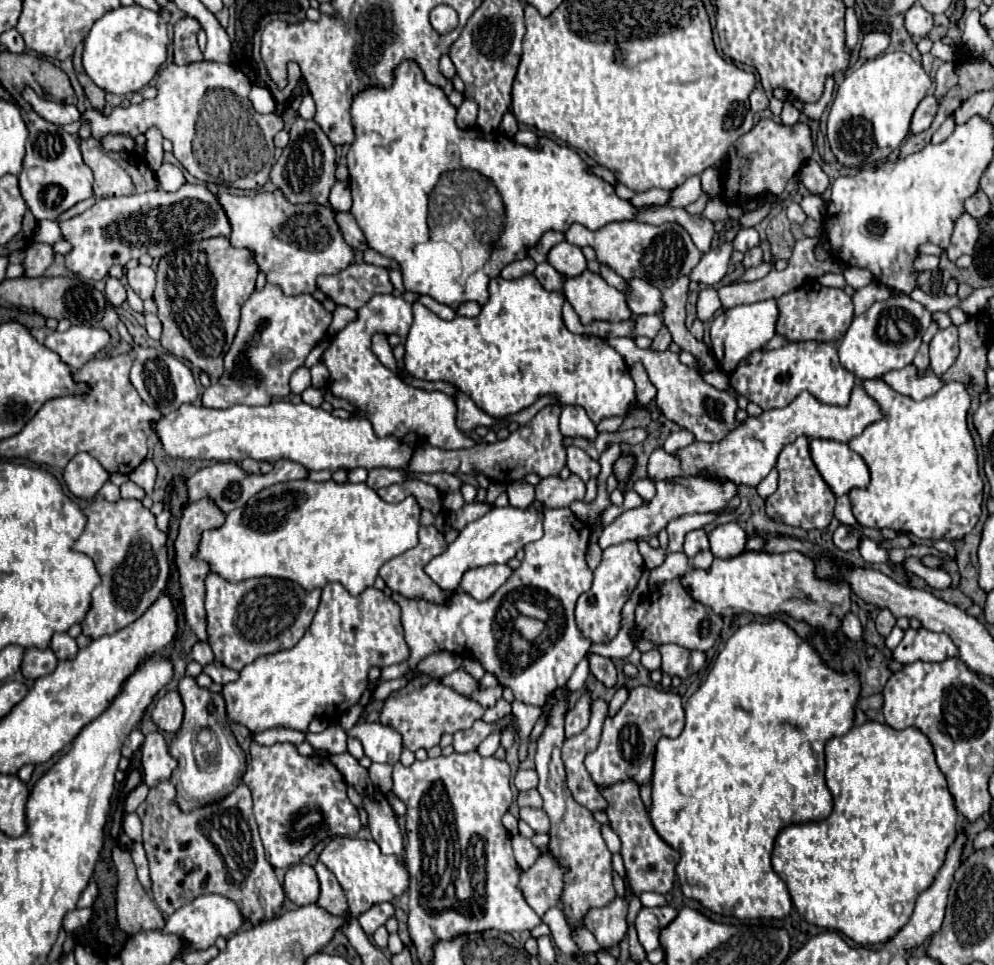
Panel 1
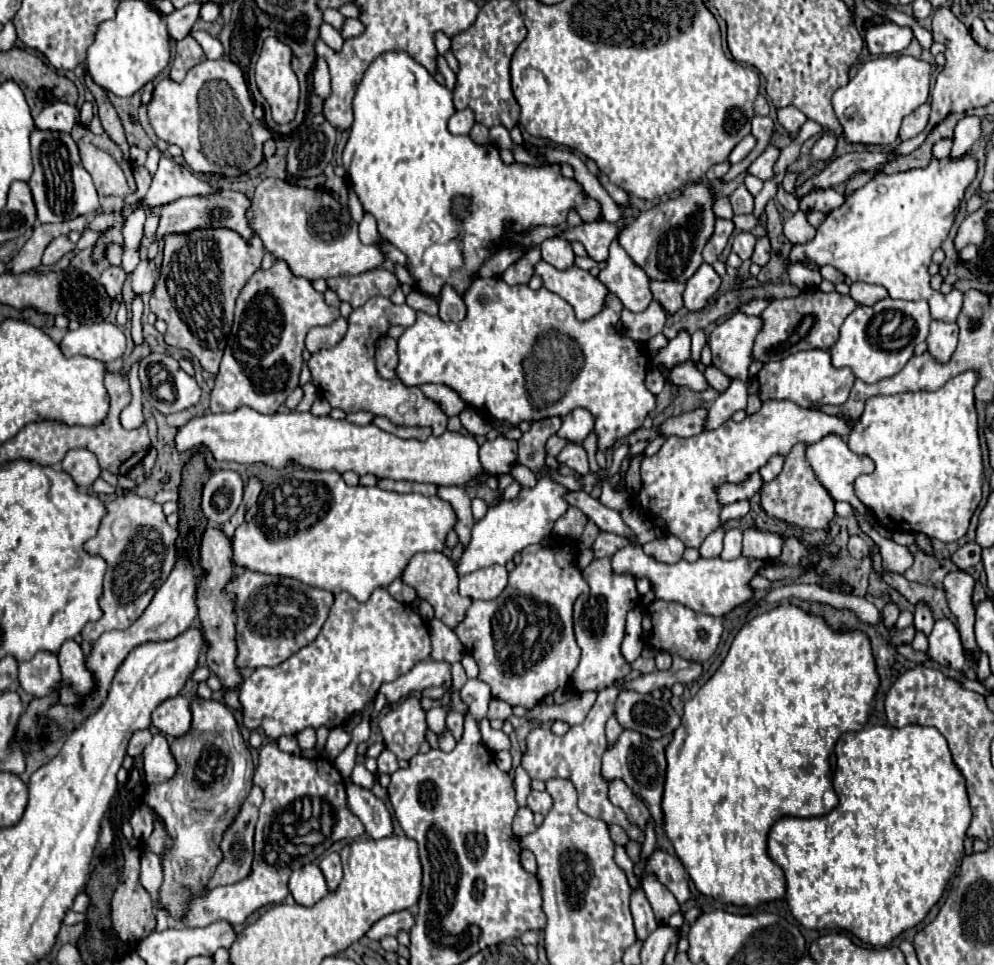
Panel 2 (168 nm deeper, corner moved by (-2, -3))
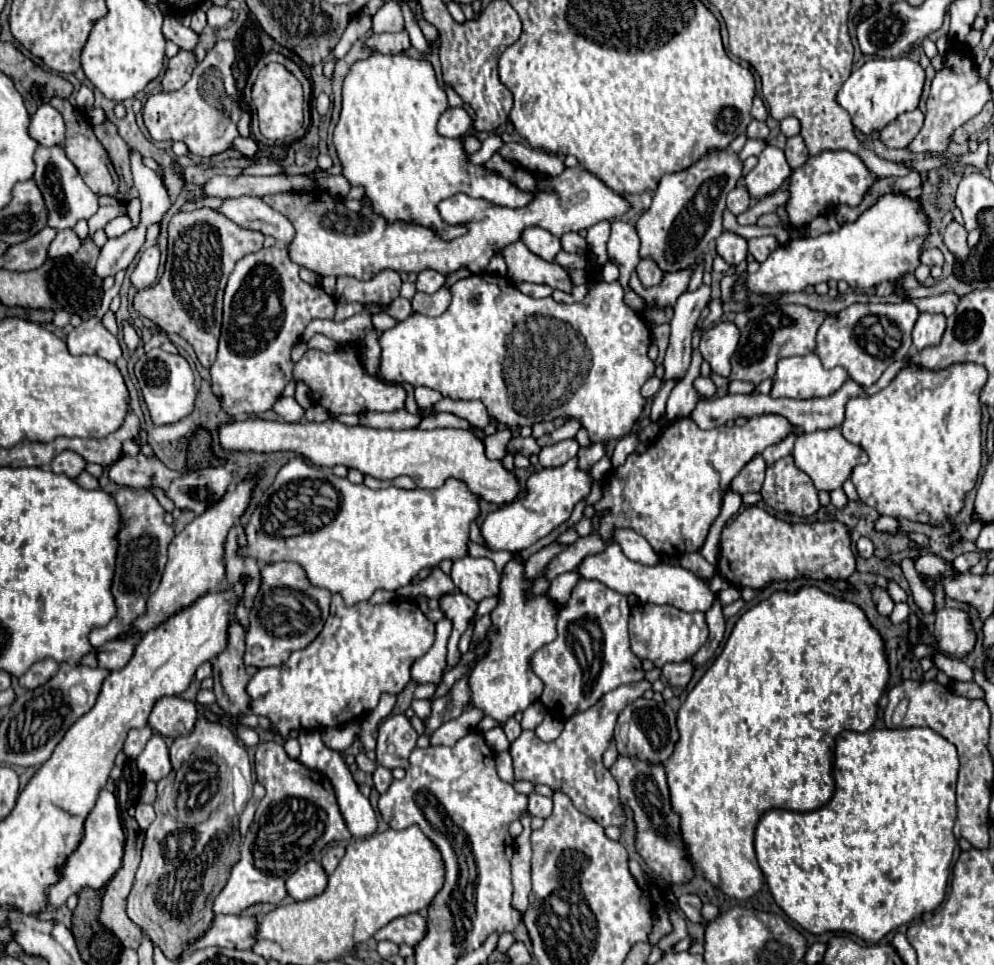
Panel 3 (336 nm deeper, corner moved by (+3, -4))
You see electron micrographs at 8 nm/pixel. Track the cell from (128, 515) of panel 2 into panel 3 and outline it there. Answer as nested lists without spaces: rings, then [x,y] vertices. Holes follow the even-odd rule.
[[[121,488],[115,494],[119,512],[123,516],[123,530],[121,530],[121,544],[119,544],[119,556],[117,556],[117,572],[113,578],[113,596],[117,602],[117,616],[103,628],[97,628],[91,632],[91,644],[101,646],[109,640],[117,640],[123,634],[129,632],[135,618],[145,614],[145,602],[159,586],[165,562],[167,562],[167,546],[173,540],[175,532],[169,524],[163,520],[163,506],[157,502],[157,498],[151,492],[137,492],[133,488]]]

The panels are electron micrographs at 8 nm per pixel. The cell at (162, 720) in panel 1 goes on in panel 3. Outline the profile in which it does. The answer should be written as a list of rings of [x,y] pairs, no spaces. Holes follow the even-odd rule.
[[[169,696],[161,698],[151,716],[149,716],[149,726],[157,730],[161,736],[169,738],[179,738],[187,736],[195,728],[195,704],[189,700],[183,700],[181,696]]]

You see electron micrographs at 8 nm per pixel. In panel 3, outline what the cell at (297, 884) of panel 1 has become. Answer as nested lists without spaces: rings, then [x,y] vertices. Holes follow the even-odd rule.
[[[315,860],[301,866],[295,874],[287,880],[287,892],[295,900],[309,900],[313,896],[319,896],[327,886],[327,874],[323,872],[323,866]]]

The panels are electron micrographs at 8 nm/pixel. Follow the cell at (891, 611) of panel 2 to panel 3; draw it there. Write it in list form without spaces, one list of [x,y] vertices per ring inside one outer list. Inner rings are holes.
[[[875,586],[873,590],[871,590],[871,598],[873,598],[873,602],[875,602],[875,606],[877,606],[877,612],[881,614],[881,616],[889,616],[891,614],[891,610],[893,610],[893,600],[891,600],[891,596],[883,590],[883,588],[879,588],[879,586]]]

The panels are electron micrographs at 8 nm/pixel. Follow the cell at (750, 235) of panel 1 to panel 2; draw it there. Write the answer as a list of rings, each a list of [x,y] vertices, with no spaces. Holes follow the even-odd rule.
[[[742,231],[742,233],[738,233],[738,235],[734,237],[732,251],[744,261],[744,259],[750,259],[750,257],[752,257],[754,245],[756,245],[756,237],[754,237],[750,231]]]

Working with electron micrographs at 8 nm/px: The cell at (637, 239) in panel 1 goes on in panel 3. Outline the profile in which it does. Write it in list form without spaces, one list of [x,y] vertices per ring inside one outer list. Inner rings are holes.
[[[711,148],[711,152],[699,158],[693,166],[663,176],[655,190],[651,208],[637,220],[641,258],[651,256],[657,260],[657,266],[663,272],[675,272],[693,266],[703,256],[709,242],[723,232],[721,220],[725,196],[737,186],[741,172],[743,162],[735,152],[729,152],[727,148]]]

